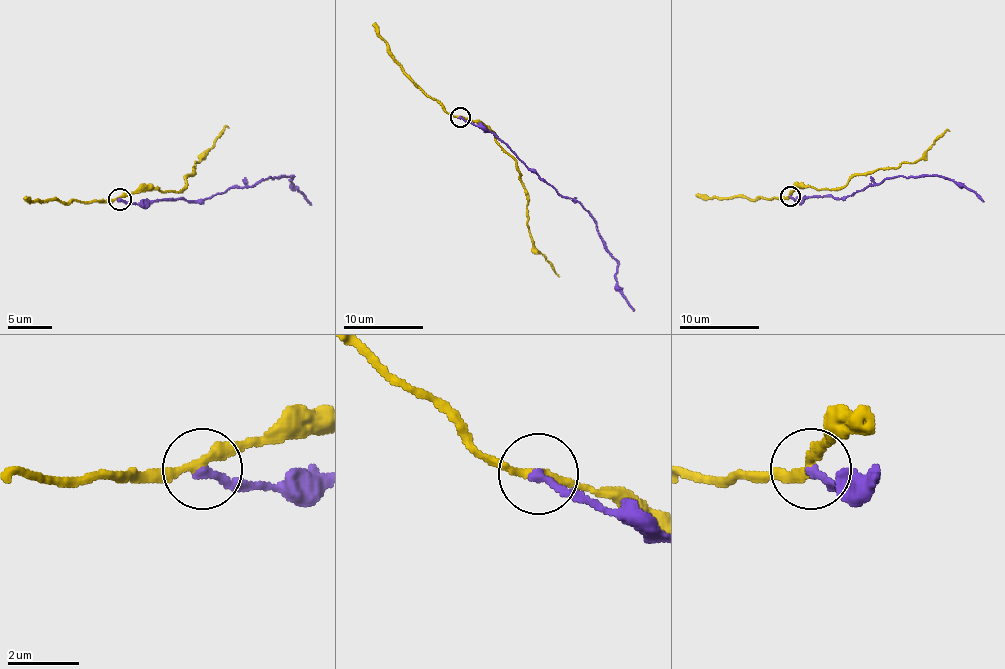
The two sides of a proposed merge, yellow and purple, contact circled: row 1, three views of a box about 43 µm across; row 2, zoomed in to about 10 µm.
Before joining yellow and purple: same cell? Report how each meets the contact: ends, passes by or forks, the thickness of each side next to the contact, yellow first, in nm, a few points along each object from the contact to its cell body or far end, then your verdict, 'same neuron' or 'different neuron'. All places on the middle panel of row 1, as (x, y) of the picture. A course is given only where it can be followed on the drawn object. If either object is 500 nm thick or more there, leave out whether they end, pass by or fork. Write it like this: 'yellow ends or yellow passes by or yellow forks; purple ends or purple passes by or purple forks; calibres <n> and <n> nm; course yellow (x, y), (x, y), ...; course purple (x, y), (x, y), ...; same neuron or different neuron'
yellow passes by; purple ends; calibres 240 and 260 nm; course yellow (460, 116), (484, 124), (515, 160), (525, 189), (531, 241), (559, 277); course purple (460, 116), (490, 130), (561, 195), (581, 205), (595, 223), (605, 251), (617, 263), (617, 287), (633, 311); different neuron

